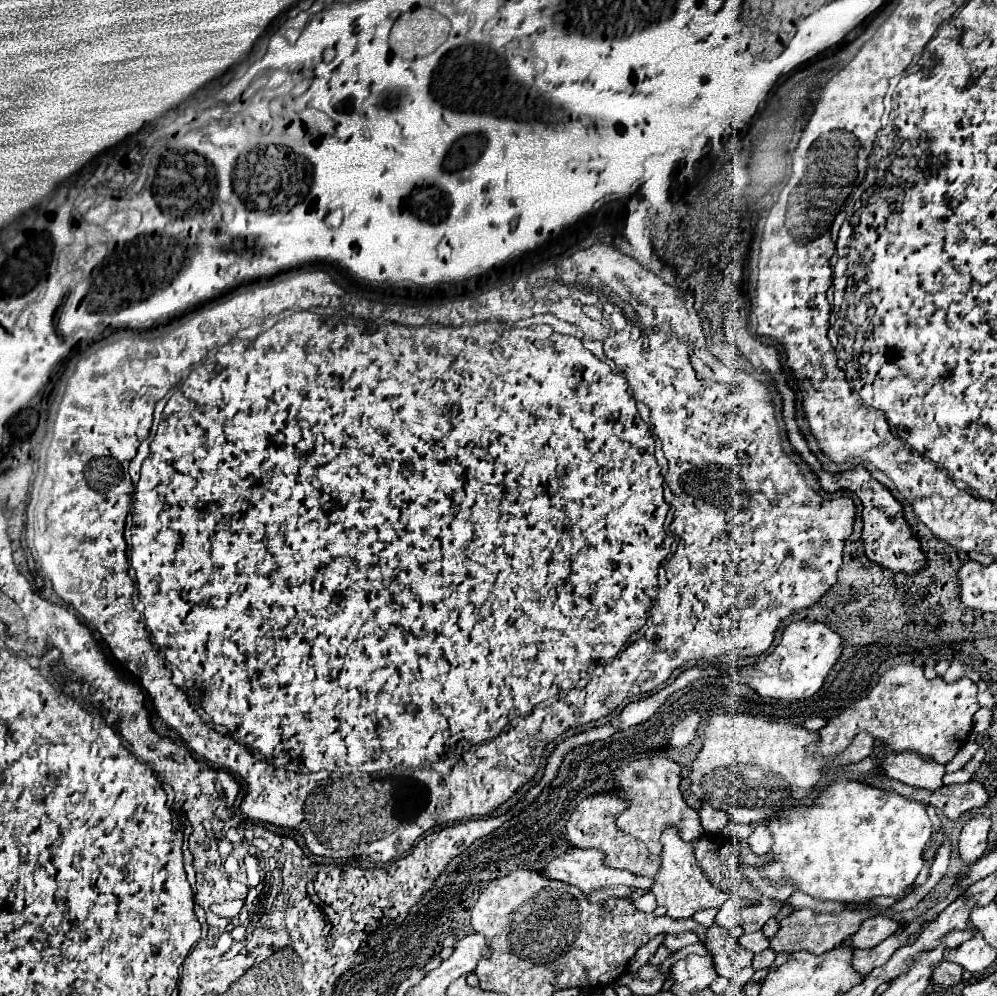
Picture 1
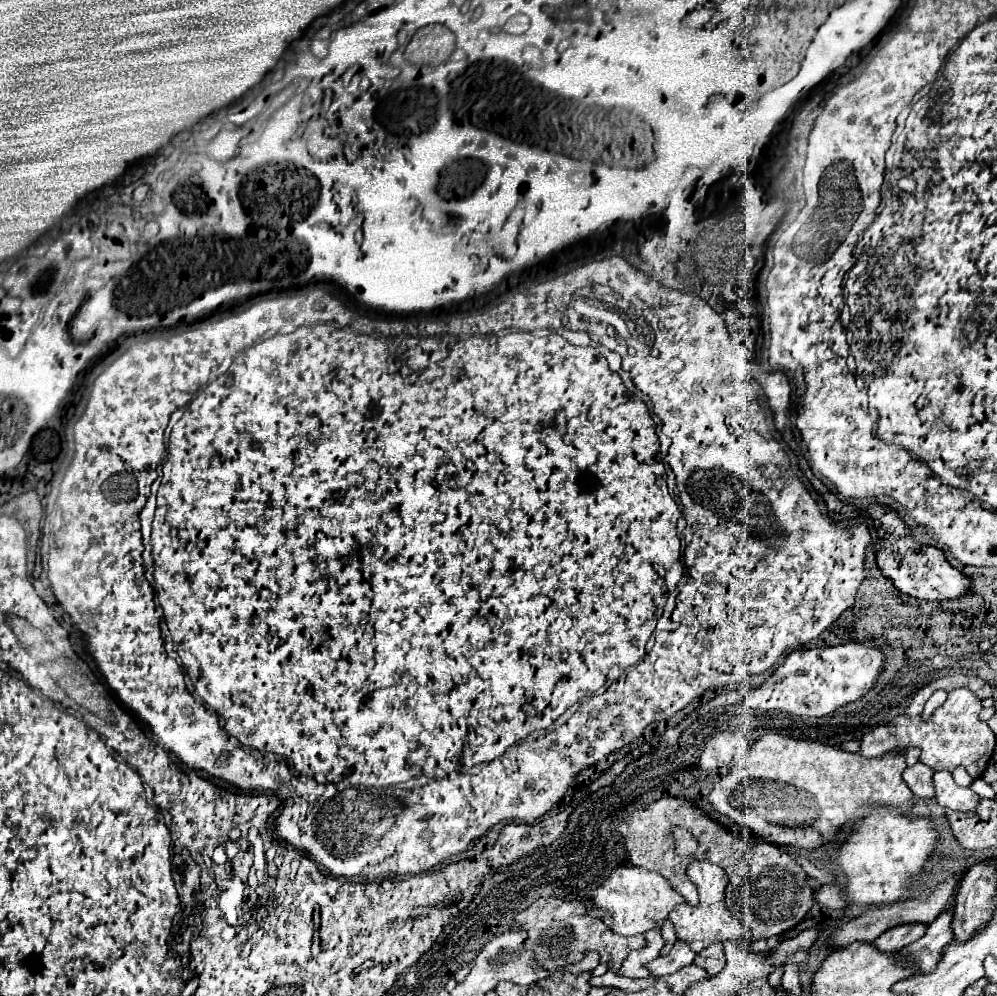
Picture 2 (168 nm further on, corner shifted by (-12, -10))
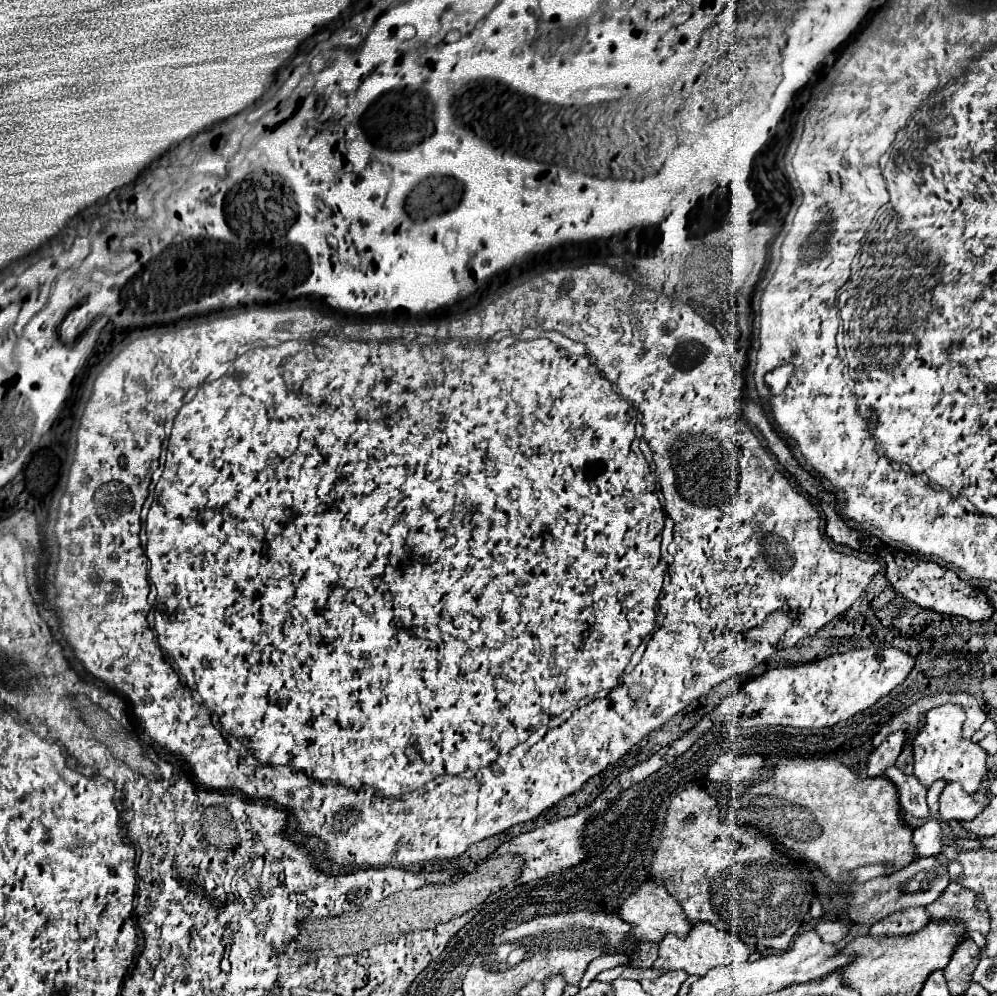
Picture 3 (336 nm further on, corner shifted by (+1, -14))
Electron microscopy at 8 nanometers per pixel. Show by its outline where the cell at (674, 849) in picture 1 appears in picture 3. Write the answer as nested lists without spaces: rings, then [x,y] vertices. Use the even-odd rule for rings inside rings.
[[[695,922],[685,938],[679,938],[675,934],[665,934],[665,938],[659,944],[659,958],[655,960],[653,968],[665,968],[665,970],[685,970],[687,974],[705,976],[711,968],[721,964],[733,964],[749,958],[747,946],[735,938],[733,934],[725,930],[717,930],[709,922]]]

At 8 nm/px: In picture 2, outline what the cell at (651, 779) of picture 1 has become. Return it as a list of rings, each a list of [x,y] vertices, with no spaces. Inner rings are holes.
[[[676,828],[672,830],[672,840],[676,842],[676,852],[680,856],[688,856],[688,854],[694,854],[696,848],[698,848],[698,842],[694,840],[694,836],[684,830],[684,828]]]

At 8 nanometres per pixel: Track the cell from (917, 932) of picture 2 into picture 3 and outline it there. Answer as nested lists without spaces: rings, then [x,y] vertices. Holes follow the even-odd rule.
[[[907,908],[901,912],[895,912],[879,922],[875,922],[869,930],[869,934],[873,938],[877,936],[907,936],[907,934],[915,934],[919,932],[925,924],[929,922],[929,914],[925,912],[925,908]]]

